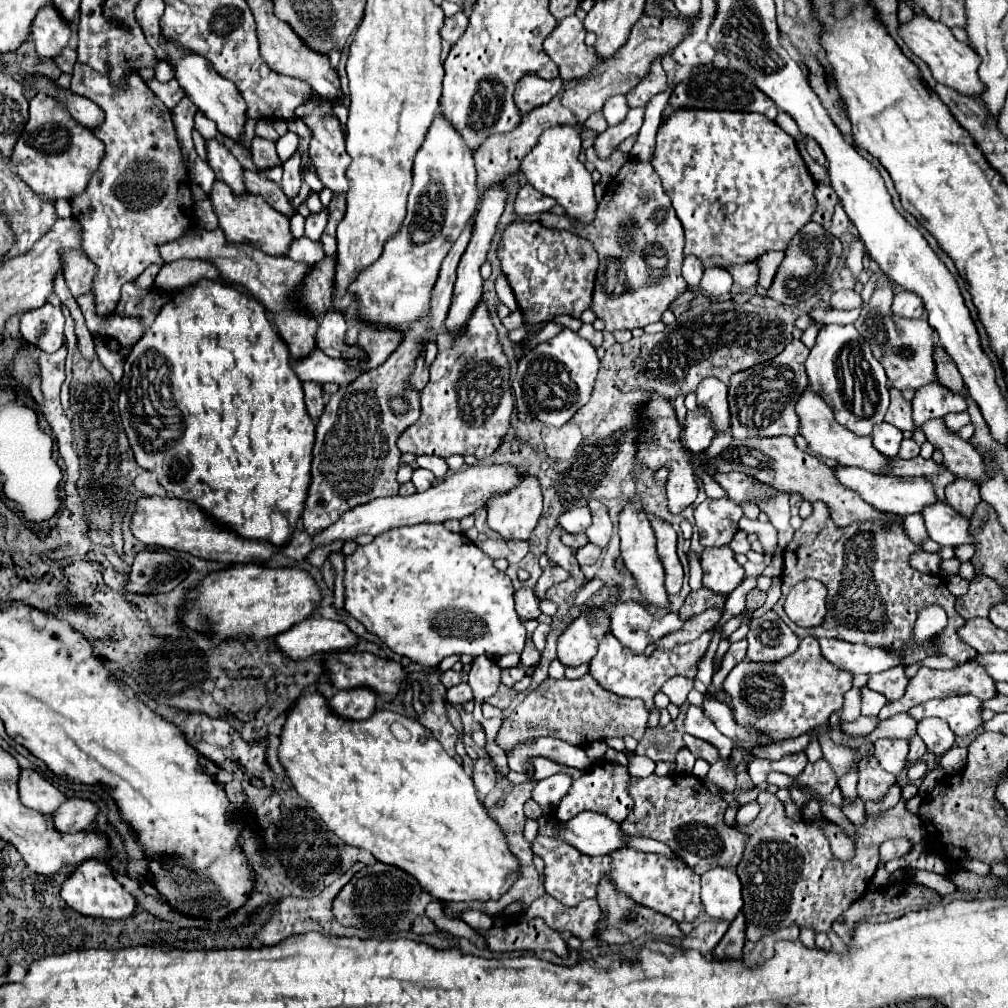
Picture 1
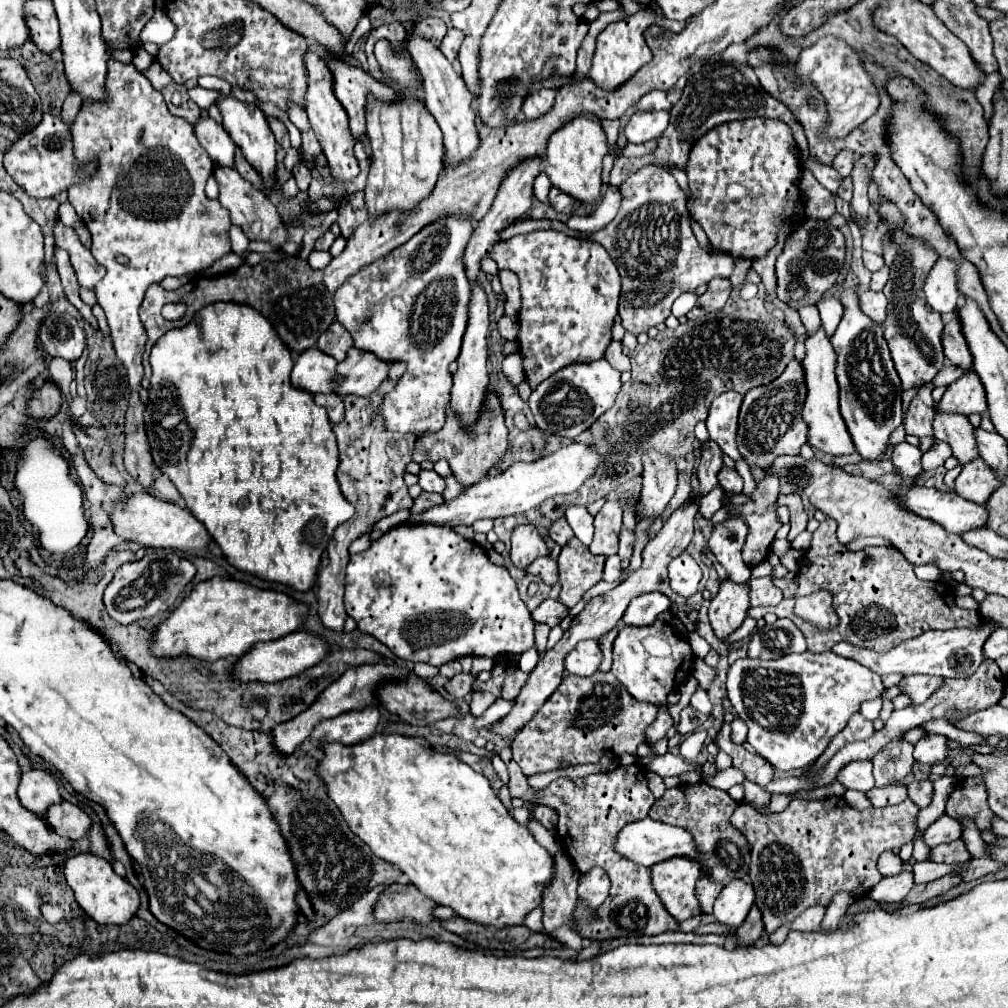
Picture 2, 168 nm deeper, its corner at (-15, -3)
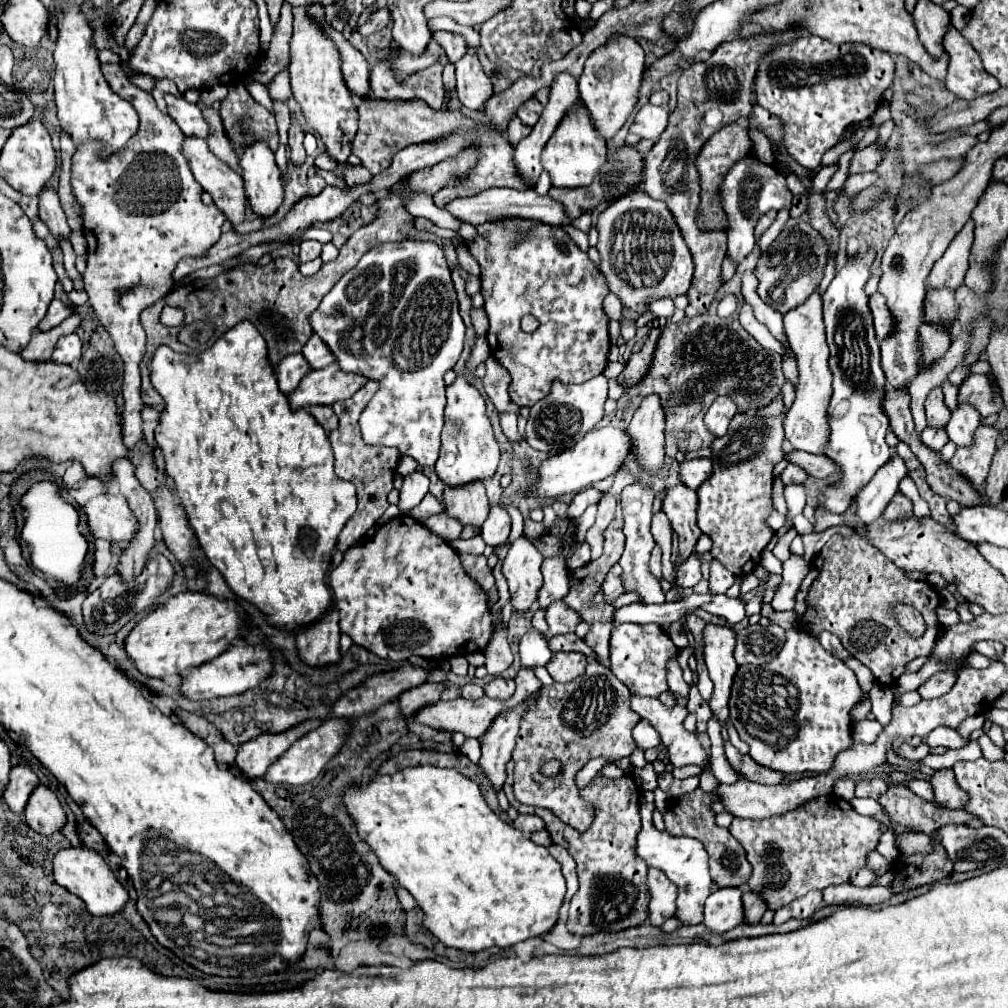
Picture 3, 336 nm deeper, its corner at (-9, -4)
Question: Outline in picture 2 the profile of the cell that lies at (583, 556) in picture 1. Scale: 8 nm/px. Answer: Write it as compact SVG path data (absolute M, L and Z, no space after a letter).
M612 555L606 559L606 567L604 567L604 581L606 583L614 583L622 573L622 565L620 565L620 557Z

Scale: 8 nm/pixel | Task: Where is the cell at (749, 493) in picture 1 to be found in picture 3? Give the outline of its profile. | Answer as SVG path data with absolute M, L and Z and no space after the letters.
M690 458L684 460L680 464L680 478L686 486L690 488L698 488L702 486L702 482L706 482L712 476L714 468L712 468L712 460L710 458Z

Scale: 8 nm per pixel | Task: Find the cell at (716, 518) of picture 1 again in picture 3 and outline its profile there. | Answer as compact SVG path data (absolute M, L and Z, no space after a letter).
M712 560L710 562L710 592L712 594L724 594L734 582L736 582L736 576L720 562L720 560Z

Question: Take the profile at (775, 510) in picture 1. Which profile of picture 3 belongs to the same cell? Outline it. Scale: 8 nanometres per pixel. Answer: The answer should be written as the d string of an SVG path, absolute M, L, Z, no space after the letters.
M718 396L714 400L714 404L710 406L710 410L704 416L704 424L708 428L708 432L718 438L718 434L726 434L726 428L730 424L730 418L738 412L736 404L732 402L730 396Z

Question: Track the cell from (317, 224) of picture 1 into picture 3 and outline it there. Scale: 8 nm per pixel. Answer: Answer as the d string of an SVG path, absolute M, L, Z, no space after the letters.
M304 240L300 244L300 254L298 254L298 260L300 262L308 262L308 260L314 260L320 256L320 250L322 250L322 244L318 240Z

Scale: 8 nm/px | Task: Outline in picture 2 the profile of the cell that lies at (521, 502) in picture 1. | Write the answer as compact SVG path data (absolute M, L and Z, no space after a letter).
M520 525L512 533L512 549L510 549L510 561L514 567L528 569L528 565L538 559L550 555L548 545L540 537L538 529L532 525Z

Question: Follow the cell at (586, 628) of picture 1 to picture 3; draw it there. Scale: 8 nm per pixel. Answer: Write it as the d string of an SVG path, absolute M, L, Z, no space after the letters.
M556 652L546 664L546 670L554 678L554 682L570 682L584 674L586 662L588 658L580 652Z

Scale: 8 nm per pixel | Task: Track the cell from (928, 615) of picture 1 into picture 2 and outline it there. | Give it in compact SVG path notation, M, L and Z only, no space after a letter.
M980 619L980 625L976 625L976 629L950 629L950 631L928 631L920 637L908 639L902 645L890 649L888 653L876 653L870 649L862 649L862 647L854 647L850 643L836 643L832 647L832 651L840 657L846 659L854 659L860 665L872 669L878 675L886 675L886 673L902 673L902 675L914 675L914 673L928 673L928 675L940 675L940 677L968 677L972 675L978 665L984 661L982 657L982 647L986 643L986 639L990 637L990 633L994 633L1000 627L998 621L990 621L990 619Z

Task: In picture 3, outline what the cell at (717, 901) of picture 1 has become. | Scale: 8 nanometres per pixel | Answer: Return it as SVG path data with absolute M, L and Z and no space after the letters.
M718 888L714 894L708 896L704 906L704 924L710 932L728 932L736 928L742 918L744 912L740 888Z

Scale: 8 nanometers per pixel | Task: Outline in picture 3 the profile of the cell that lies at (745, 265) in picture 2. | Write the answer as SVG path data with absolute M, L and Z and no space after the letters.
M746 160L738 162L730 174L726 174L726 182L722 186L722 200L726 206L726 214L730 218L728 234L728 260L740 264L754 248L754 226L758 218L770 210L777 212L783 208L790 208L794 194L786 186L786 176L780 174L774 166L762 164L760 160Z

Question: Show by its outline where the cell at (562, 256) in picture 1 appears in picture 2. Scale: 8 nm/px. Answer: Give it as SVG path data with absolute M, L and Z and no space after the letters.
M548 229L532 231L526 235L512 237L508 241L498 241L490 253L498 269L508 269L518 275L522 307L518 311L518 351L524 357L522 367L530 389L536 389L544 379L548 379L556 369L564 369L576 363L592 363L604 357L606 347L612 341L610 329L614 317L618 315L620 297L620 275L612 263L608 251L596 241L580 241L566 233Z

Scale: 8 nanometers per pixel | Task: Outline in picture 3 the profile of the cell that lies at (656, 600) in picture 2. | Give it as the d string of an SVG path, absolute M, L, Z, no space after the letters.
M630 484L622 490L620 494L620 506L622 506L622 516L624 516L624 534L626 534L626 550L620 558L622 566L622 584L626 592L634 592L640 596L640 602L646 604L664 603L664 592L660 588L658 578L650 572L648 568L648 558L654 548L654 538L650 534L650 520L652 520L652 502L654 502L654 492L646 484Z

